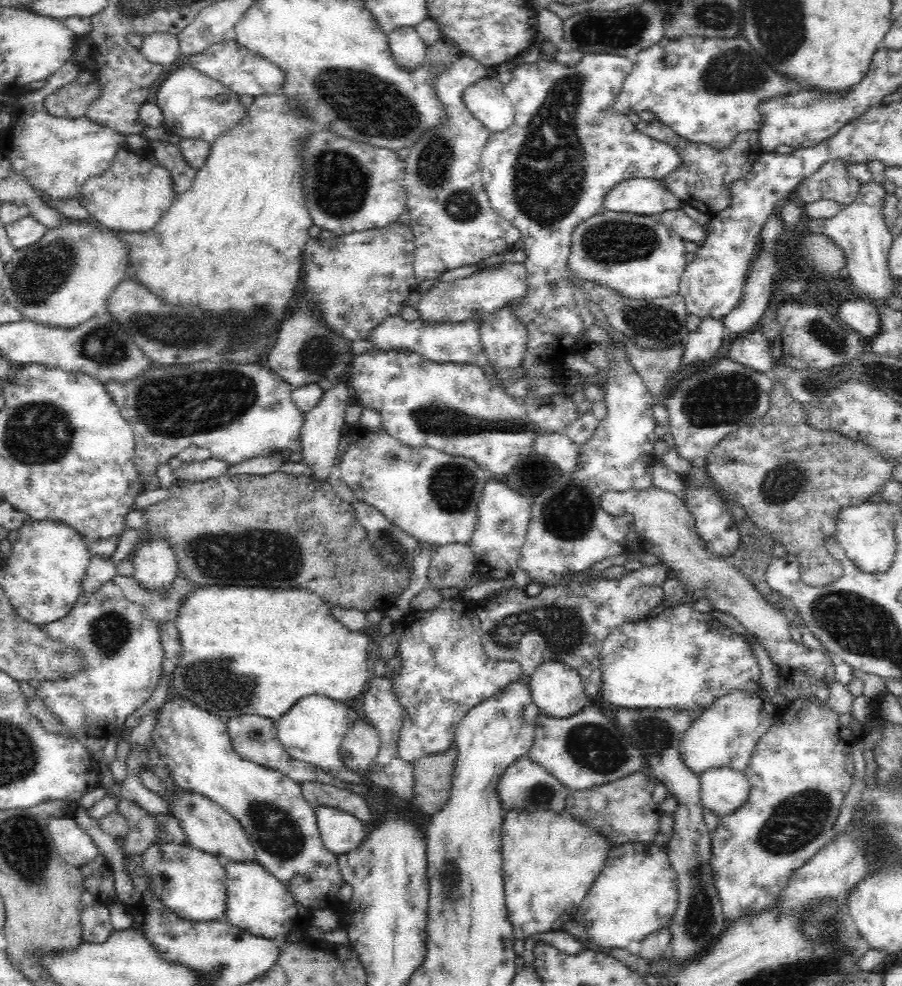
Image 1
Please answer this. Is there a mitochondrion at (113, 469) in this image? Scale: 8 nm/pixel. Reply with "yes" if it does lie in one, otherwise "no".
no

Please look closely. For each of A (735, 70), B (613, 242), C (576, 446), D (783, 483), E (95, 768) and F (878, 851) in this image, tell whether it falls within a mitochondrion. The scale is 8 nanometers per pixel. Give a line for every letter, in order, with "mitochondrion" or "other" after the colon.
A: mitochondrion
B: mitochondrion
C: other
D: mitochondrion
E: other
F: other

